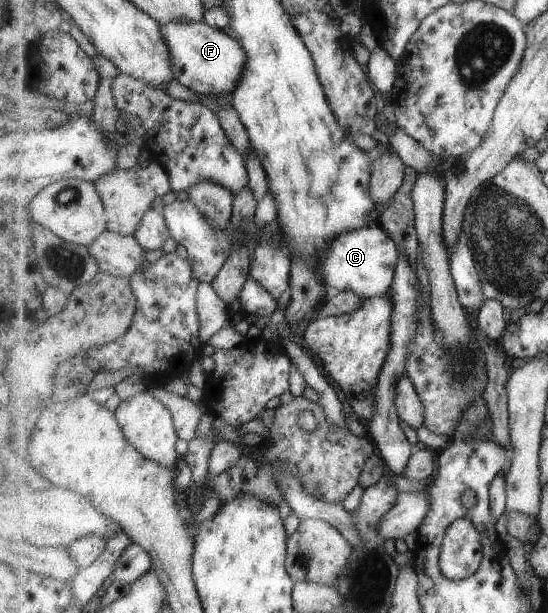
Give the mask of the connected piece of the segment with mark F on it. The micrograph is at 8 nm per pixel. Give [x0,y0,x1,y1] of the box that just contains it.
[161,21,247,98]

